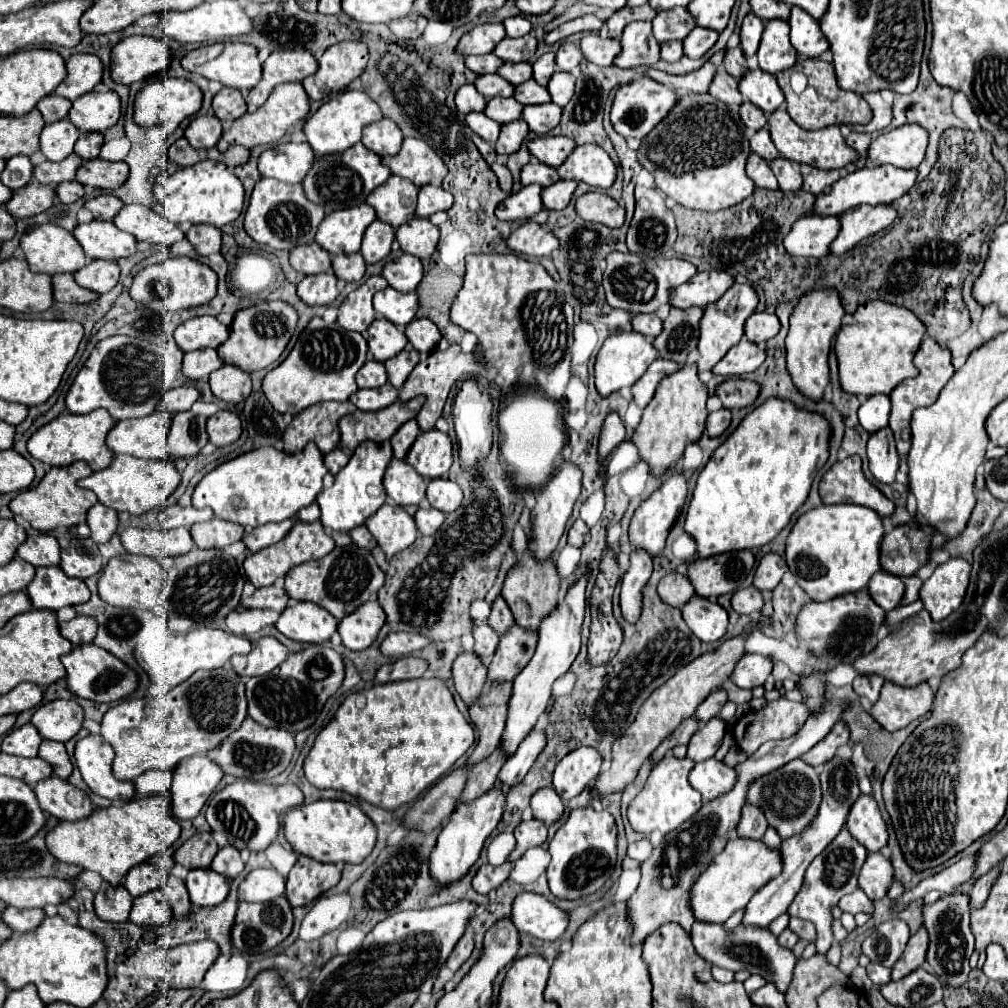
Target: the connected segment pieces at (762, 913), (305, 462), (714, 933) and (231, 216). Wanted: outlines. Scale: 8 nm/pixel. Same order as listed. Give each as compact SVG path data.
M833 757L831 761L827 761L823 765L823 773L821 773L821 787L823 787L823 801L819 807L819 815L815 817L813 825L791 839L785 839L781 843L781 863L783 863L783 871L771 879L767 885L763 885L753 899L749 901L749 905L745 907L745 915L741 919L743 927L769 927L769 923L773 919L777 919L779 915L787 913L789 905L793 903L797 891L803 885L803 877L805 877L805 869L809 867L809 863L837 837L837 833L845 827L845 817L849 813L849 805L853 805L853 801L859 797L859 787L857 787L857 777L855 777L855 769L851 763L841 761L837 757Z
M307 443L299 453L293 453L293 455L289 455L289 453L285 453L285 451L277 451L275 447L259 447L259 449L249 451L249 453L239 455L239 457L235 457L235 459L231 459L231 461L225 461L225 463L221 463L219 467L215 467L211 473L207 473L207 475L199 481L199 485L195 487L195 491L193 491L193 507L197 507L197 509L201 509L201 507L211 507L219 519L233 521L233 523L239 523L239 525L243 525L243 527L259 527L259 525L273 523L273 521L279 523L279 521L285 521L285 519L295 517L295 515L299 513L299 509L311 505L311 503L317 499L317 495L321 493L321 479L325 477L325 473L327 473L327 467L325 467L323 455L321 455L321 451L317 449L315 443Z
M695 923L691 931L691 941L701 957L705 957L709 963L729 969L733 973L745 969L749 973L761 975L765 981L773 983L781 993L787 993L791 979L793 979L793 969L797 963L797 957L781 947L775 939L775 935L769 929L741 929L735 927L733 931L725 931L723 925L705 925L705 923Z
M201 161L167 177L165 173L161 173L157 177L157 183L153 185L153 191L155 197L163 203L163 217L175 225L207 223L213 227L223 227L227 223L233 223L241 215L245 201L241 181L227 165L215 161Z

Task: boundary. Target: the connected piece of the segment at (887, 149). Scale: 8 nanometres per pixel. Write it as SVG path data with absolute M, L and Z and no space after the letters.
M907 123L907 125L901 125L897 129L891 129L891 131L879 135L869 147L869 159L873 159L875 165L891 163L901 169L913 169L913 167L919 167L919 163L923 161L927 143L929 143L929 133L917 123Z

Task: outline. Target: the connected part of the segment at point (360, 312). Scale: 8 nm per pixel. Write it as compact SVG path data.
M377 275L377 277L369 277L367 283L363 283L359 289L349 293L347 299L339 307L339 319L337 319L339 325L349 331L365 333L375 319L371 299L377 291L381 291L385 287L387 287L385 277Z

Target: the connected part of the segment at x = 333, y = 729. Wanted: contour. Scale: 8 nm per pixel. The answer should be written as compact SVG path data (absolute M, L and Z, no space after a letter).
M419 677L419 679L411 679L411 681L395 681L395 683L383 683L383 685L373 685L371 689L363 689L363 691L357 691L357 693L351 693L343 703L341 707L337 709L333 721L317 735L309 755L305 757L305 763L303 763L303 769L305 769L305 777L309 779L309 783L313 783L315 787L319 789L337 789L337 791L345 791L353 797L359 797L371 805L377 805L381 809L389 809L389 811L395 811L397 807L405 805L405 803L413 803L425 789L429 789L433 783L437 783L455 763L457 759L461 759L467 749L473 745L475 741L475 733L473 733L473 727L463 719L463 715L459 713L455 701L453 701L453 695L451 691L447 689L445 681L443 679L425 679L425 677Z

